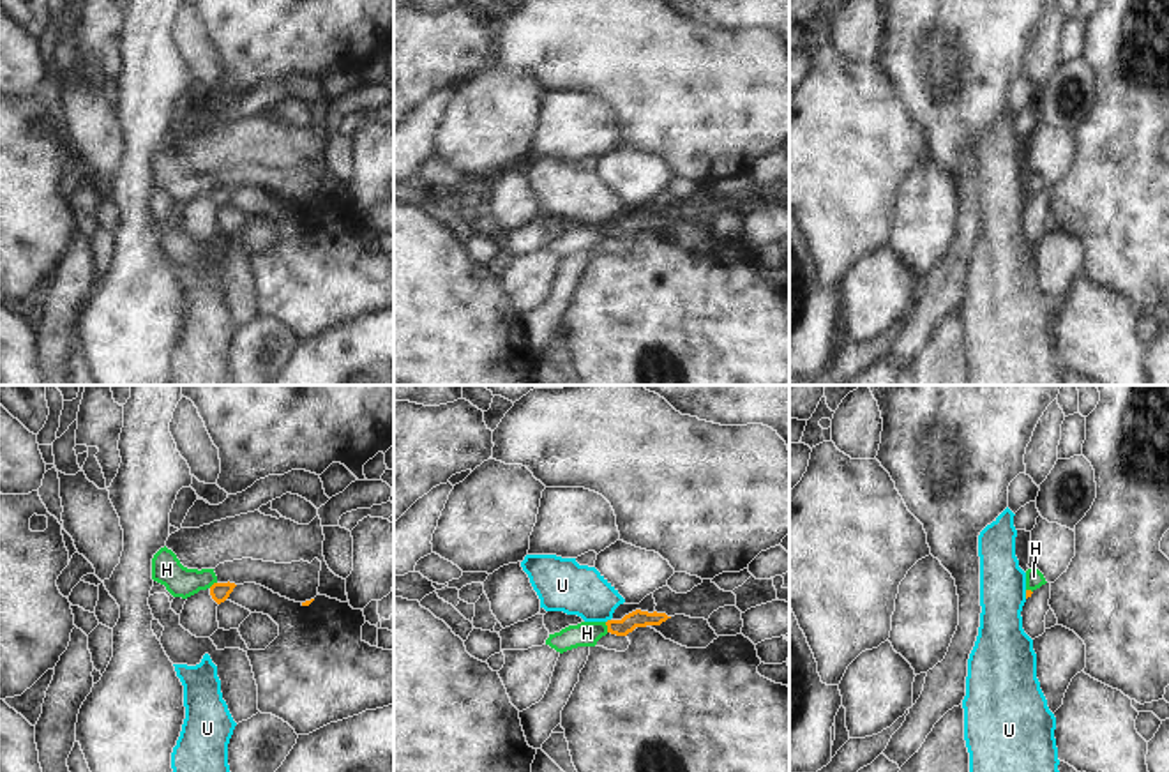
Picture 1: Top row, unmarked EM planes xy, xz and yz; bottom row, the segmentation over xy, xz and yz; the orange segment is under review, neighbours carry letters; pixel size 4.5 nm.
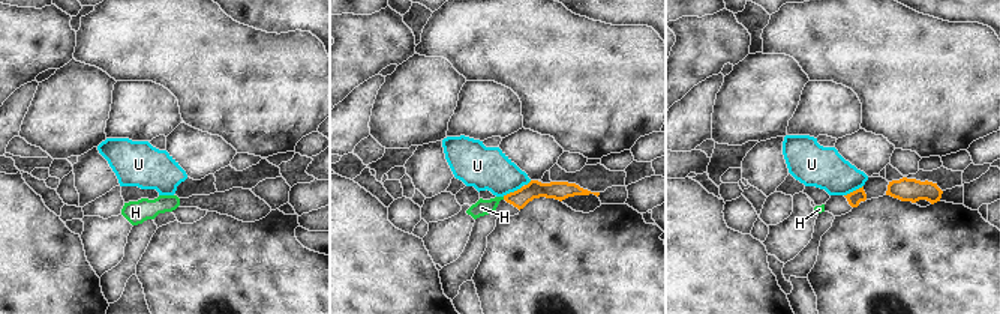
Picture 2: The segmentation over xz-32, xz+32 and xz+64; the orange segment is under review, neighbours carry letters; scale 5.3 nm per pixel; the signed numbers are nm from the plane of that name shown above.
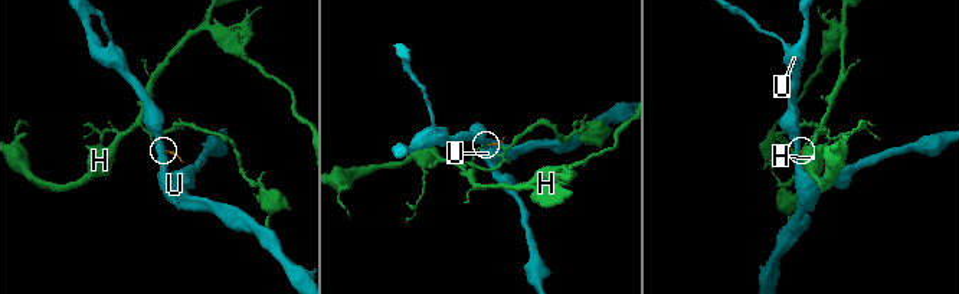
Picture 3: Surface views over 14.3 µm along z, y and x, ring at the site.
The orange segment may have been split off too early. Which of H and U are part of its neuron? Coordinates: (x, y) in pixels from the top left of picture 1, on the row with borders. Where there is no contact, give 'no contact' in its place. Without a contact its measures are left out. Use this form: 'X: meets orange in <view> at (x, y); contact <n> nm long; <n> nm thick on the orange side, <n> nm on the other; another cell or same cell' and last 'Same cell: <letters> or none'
H: meets orange in xz at (608, 628); contact 50 nm long; 80 nm thick on the orange side, 110 nm on the other; another cell
U: meets orange in xz at (608, 620); contact 30 nm long; 80 nm thick on the orange side, 240 nm on the other; another cell
Same cell: none

